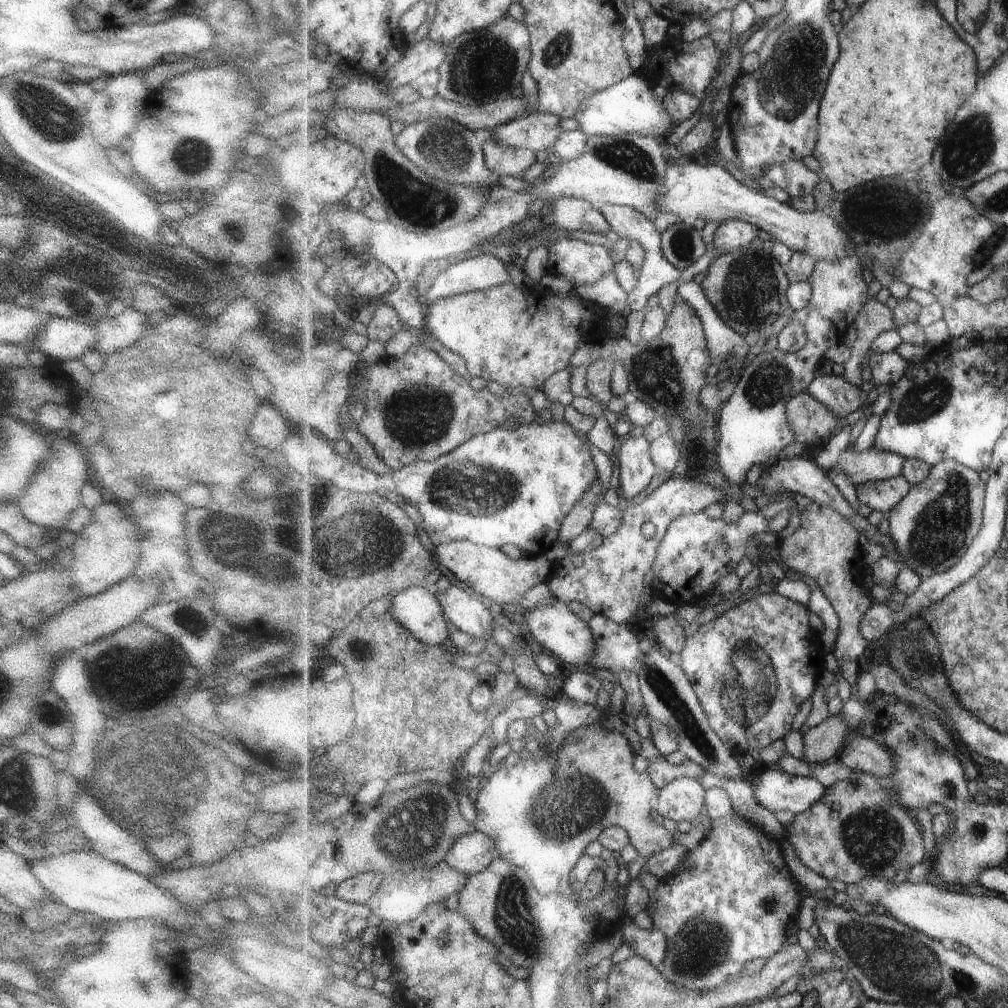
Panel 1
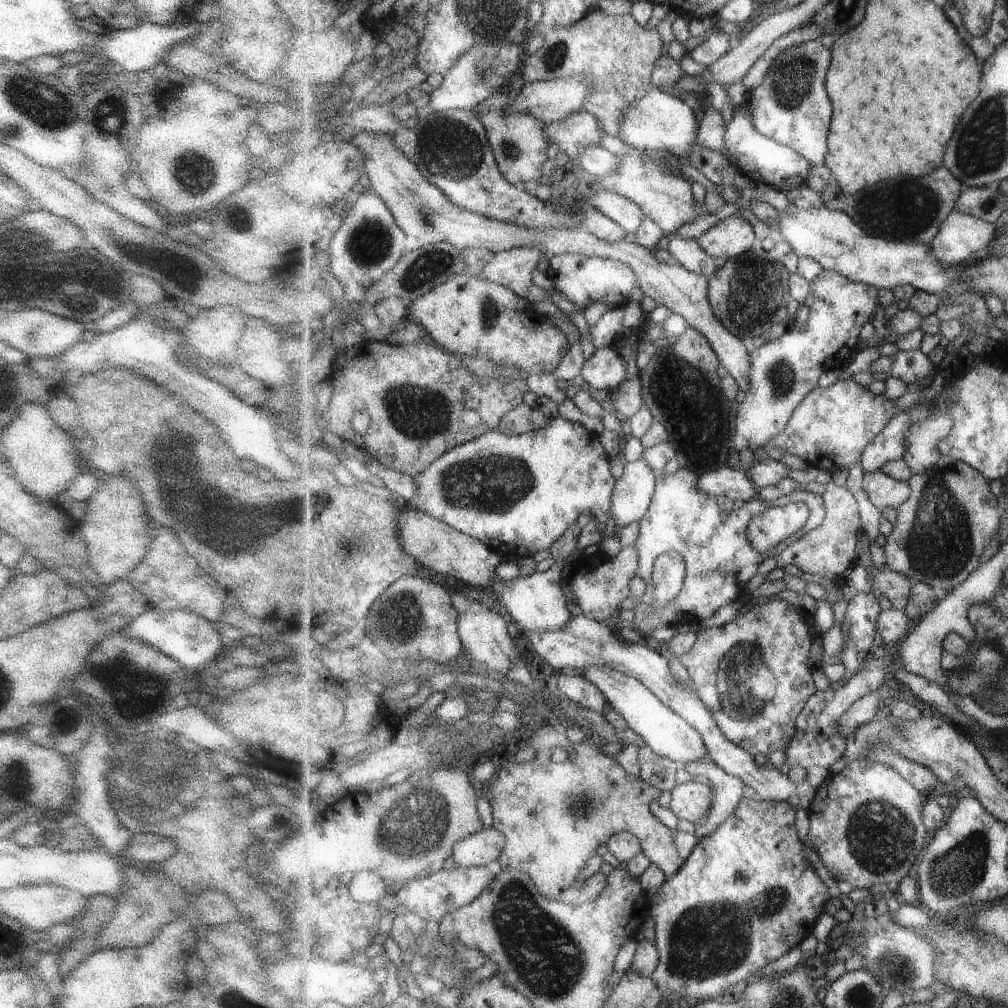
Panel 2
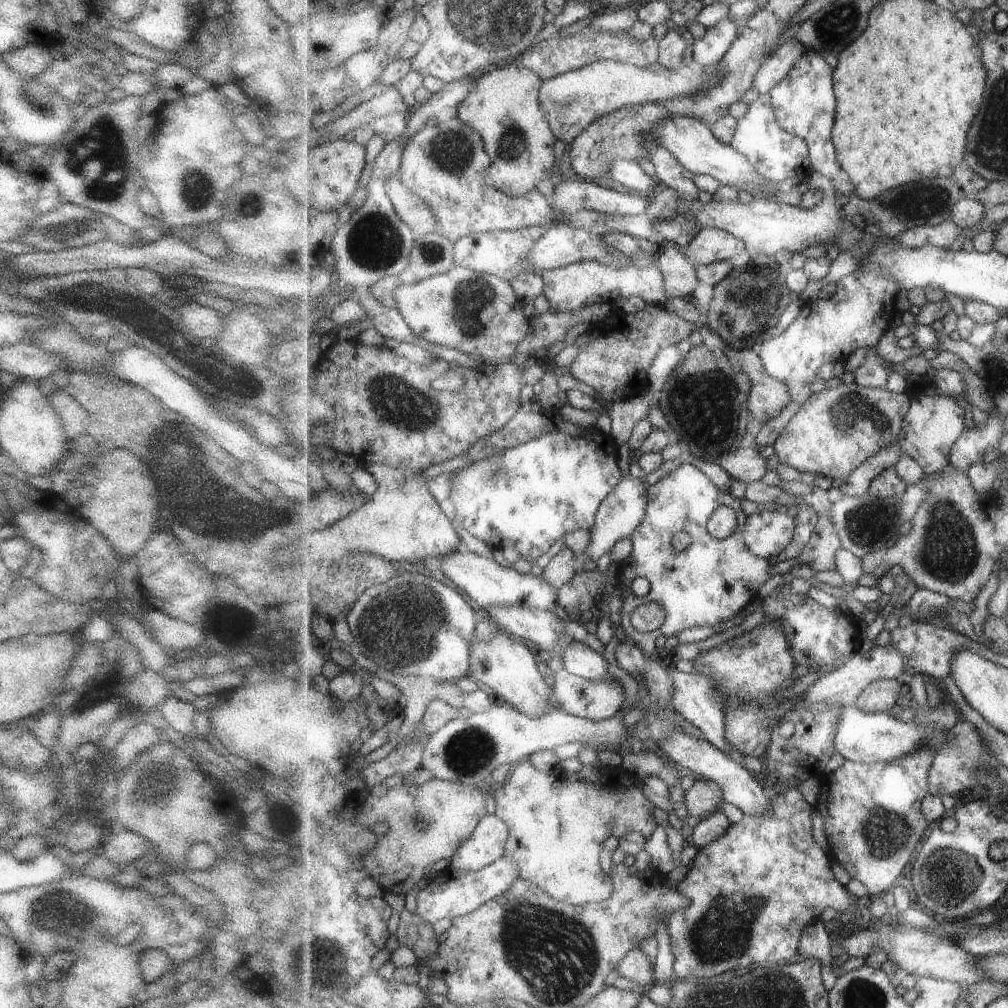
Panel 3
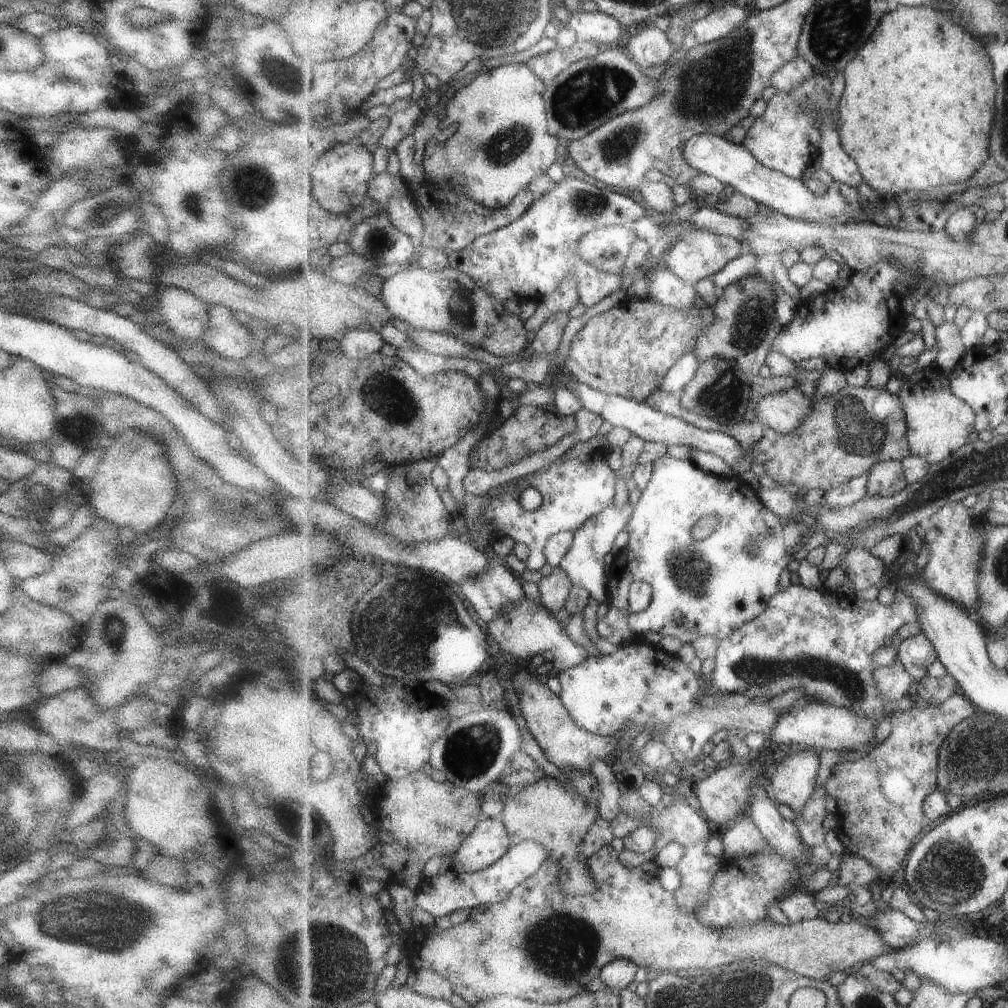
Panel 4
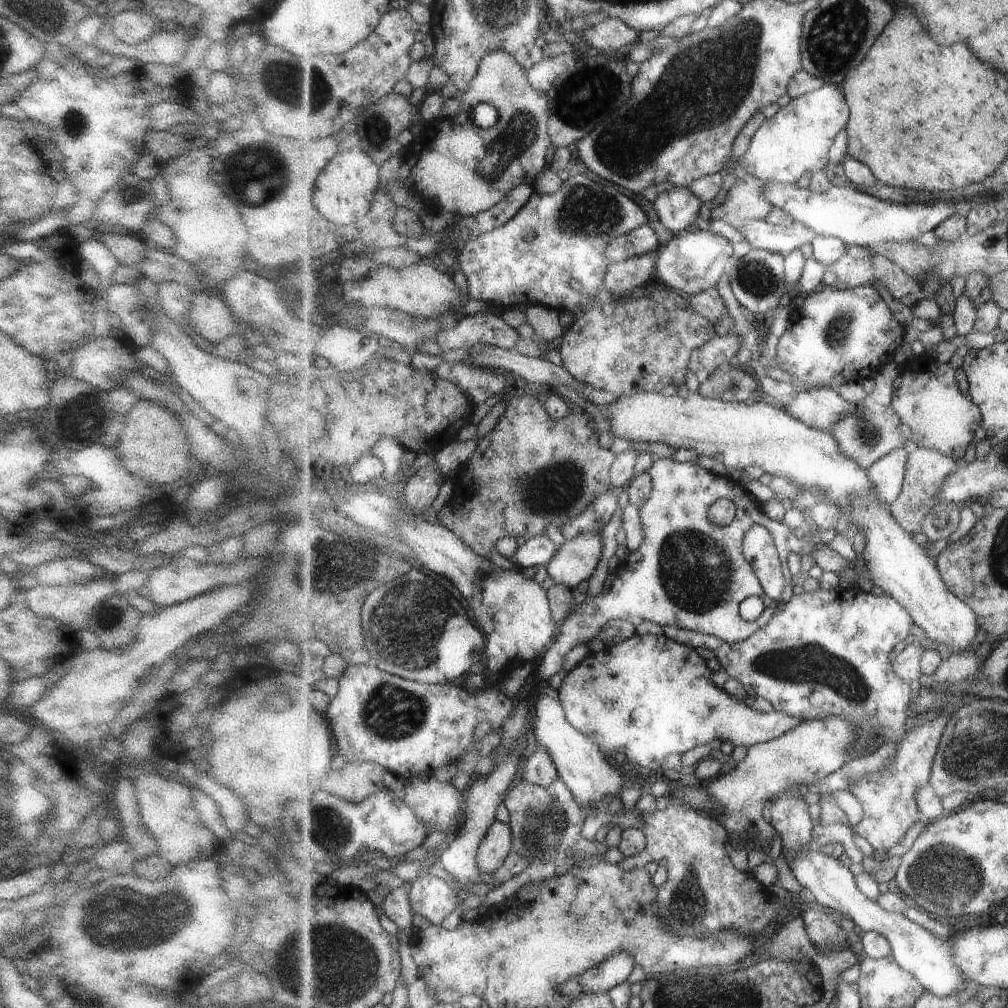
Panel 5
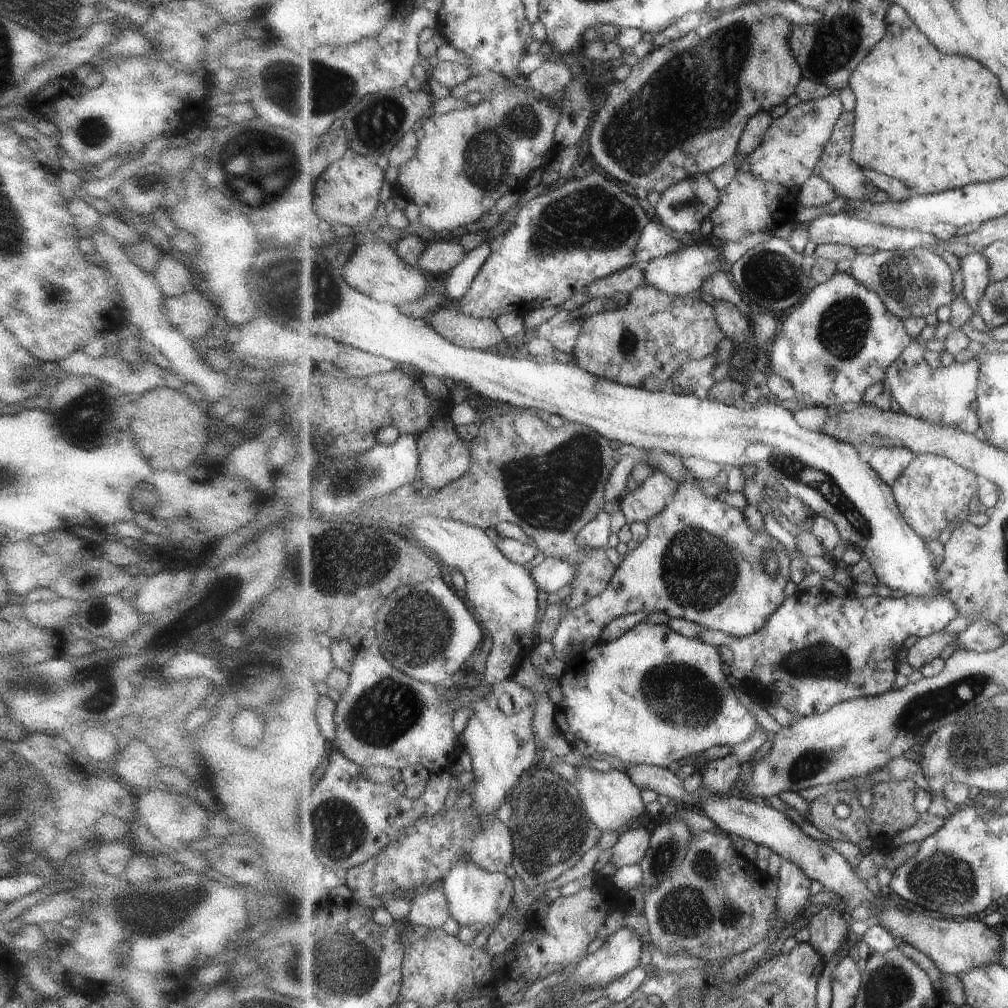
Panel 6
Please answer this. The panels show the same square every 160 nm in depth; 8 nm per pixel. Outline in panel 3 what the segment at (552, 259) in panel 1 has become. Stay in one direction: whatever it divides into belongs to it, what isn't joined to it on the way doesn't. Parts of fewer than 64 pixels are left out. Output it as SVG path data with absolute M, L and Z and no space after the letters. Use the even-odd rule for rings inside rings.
M577 261L545 270L542 293L548 299L551 311L576 311L587 304L616 301L619 296L627 298L637 295L647 303L660 306L666 306L671 300L666 291L662 270L657 263L648 267L633 264L626 267L610 267L597 261Z

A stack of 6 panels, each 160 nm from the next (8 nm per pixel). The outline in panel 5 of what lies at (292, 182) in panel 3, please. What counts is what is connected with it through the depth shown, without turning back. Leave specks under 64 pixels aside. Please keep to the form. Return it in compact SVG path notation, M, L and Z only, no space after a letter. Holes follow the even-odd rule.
M360 147L343 151L333 157L317 179L315 206L319 212L338 225L348 225L366 217L374 205L374 196L381 182L380 167Z

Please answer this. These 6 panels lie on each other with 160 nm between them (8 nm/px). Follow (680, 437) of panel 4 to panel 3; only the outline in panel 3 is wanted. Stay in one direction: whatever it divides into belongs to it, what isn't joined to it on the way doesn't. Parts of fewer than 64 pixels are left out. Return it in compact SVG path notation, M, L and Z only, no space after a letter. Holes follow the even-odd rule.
M757 446L749 448L737 448L735 452L725 452L721 456L719 465L737 481L751 483L761 481L761 478L769 472L767 459L759 454Z

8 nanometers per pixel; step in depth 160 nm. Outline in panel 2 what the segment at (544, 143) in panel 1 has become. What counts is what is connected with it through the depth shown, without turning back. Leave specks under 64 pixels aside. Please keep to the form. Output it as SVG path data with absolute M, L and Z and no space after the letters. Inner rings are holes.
M577 112L555 122L545 122L545 134L549 136L551 144L555 144L560 152L573 161L589 144L601 145L605 132L603 122L597 116Z

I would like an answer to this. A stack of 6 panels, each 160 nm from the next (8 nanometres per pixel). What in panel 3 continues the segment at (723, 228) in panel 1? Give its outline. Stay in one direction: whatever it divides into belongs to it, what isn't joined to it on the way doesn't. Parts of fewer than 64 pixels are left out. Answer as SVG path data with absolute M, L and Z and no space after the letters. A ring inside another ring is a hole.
M703 227L685 247L686 259L694 267L729 261L745 250L745 244L739 238L717 227Z

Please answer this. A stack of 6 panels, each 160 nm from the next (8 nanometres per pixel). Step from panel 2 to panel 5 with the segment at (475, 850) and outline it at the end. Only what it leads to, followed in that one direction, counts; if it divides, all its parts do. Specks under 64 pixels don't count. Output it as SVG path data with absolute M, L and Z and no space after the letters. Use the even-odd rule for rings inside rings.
M497 819L478 850L478 867L491 876L507 860L513 850L514 836L509 823Z

